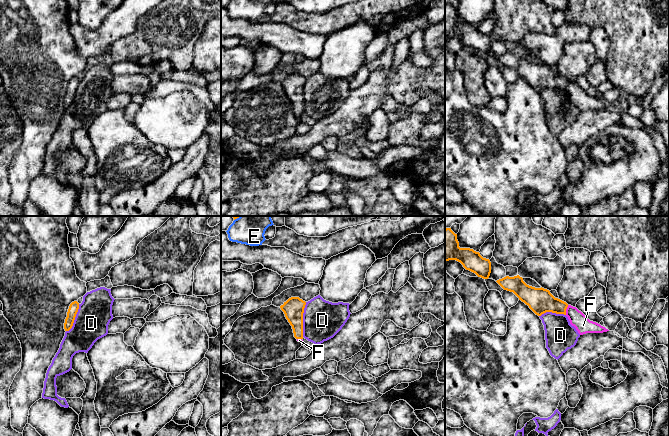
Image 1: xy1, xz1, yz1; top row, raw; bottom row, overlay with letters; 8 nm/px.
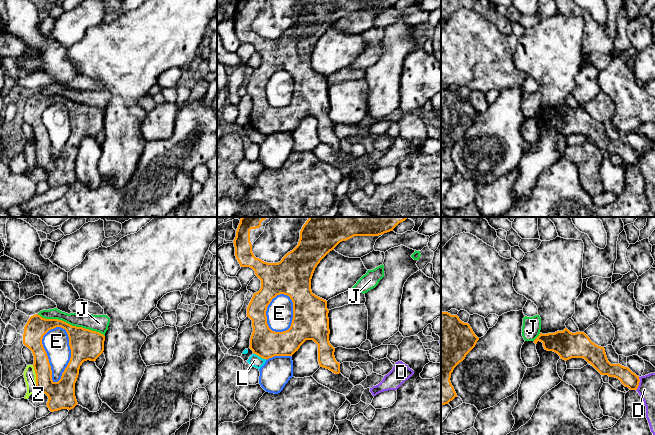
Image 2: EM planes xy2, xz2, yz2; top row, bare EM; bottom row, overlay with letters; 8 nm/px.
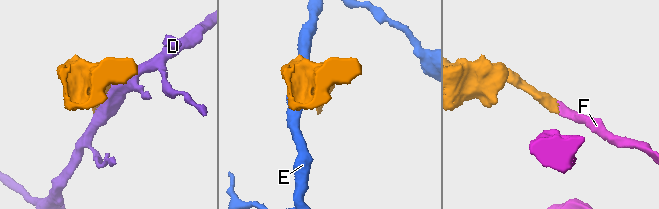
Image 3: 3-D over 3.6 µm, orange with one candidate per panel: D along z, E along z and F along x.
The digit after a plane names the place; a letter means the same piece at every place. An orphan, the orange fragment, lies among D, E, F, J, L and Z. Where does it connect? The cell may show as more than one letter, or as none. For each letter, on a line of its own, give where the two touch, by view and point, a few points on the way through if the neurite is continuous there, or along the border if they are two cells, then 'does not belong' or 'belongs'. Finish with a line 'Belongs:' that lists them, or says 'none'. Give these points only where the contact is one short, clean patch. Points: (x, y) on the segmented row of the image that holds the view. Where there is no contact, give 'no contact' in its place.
D: xz1 (302, 319) | does not belong
E: xy2 (71, 355) | does not belong
F: yz1 (565, 310) | across yz1 (540, 300), (565, 310), (577, 319) | belongs
J: xy2 (71, 325) | does not belong
L: xz2 (260, 356) | along xz2 (254, 353), (266, 359) | does not belong
Z: xy2 (36, 378) | along xy2 (32, 365), (35, 371), (36, 390) | does not belong
Belongs: F

